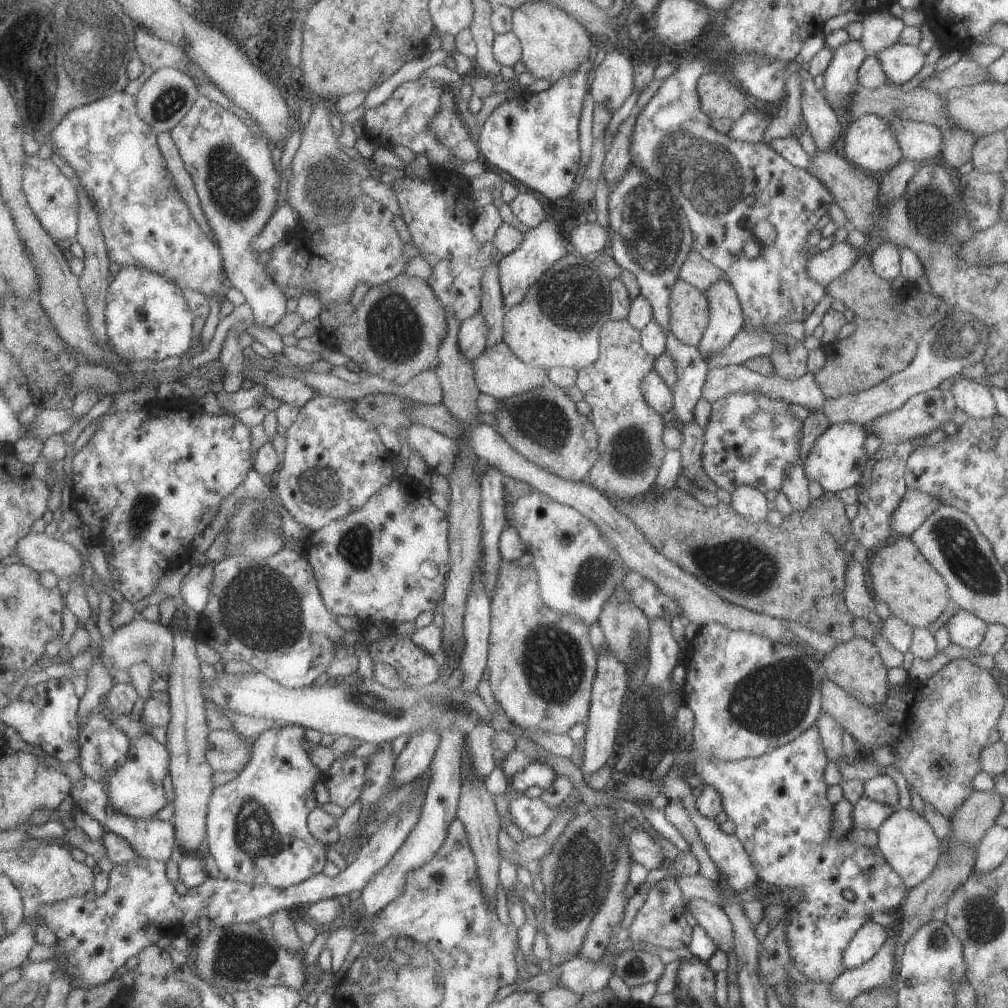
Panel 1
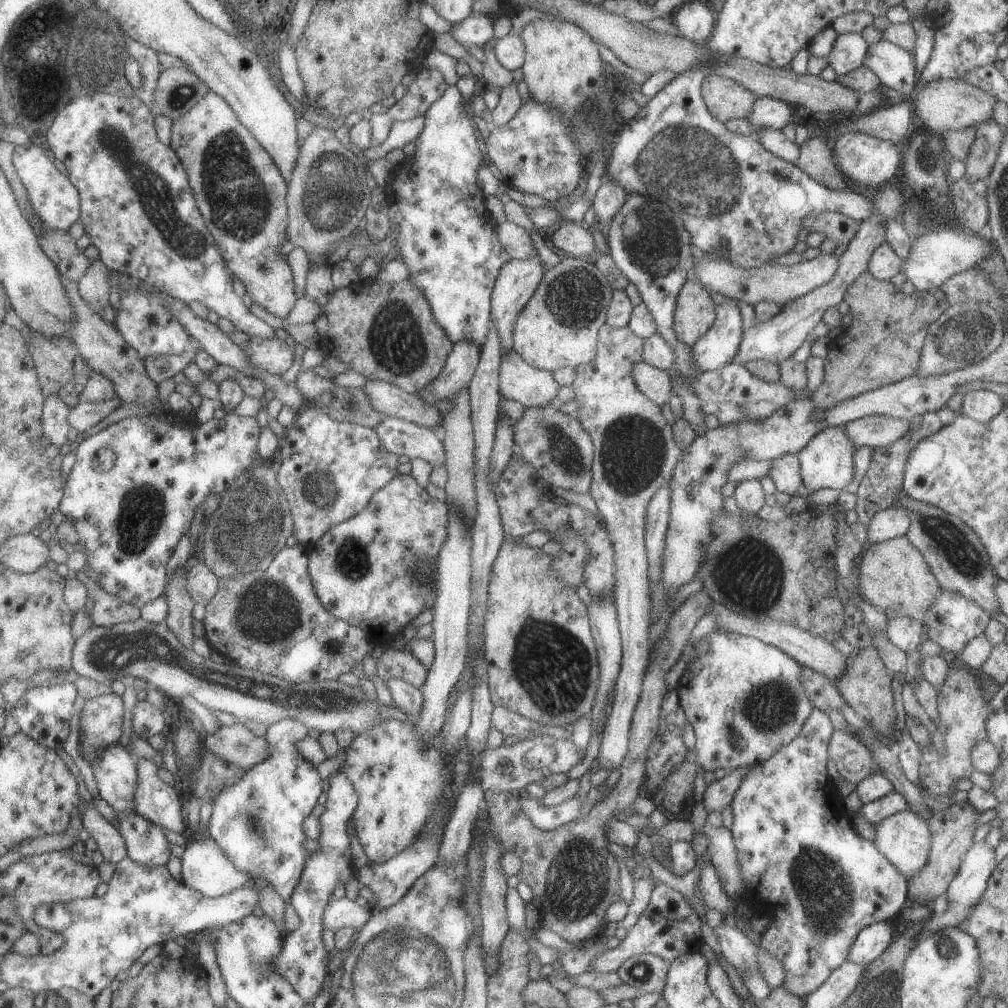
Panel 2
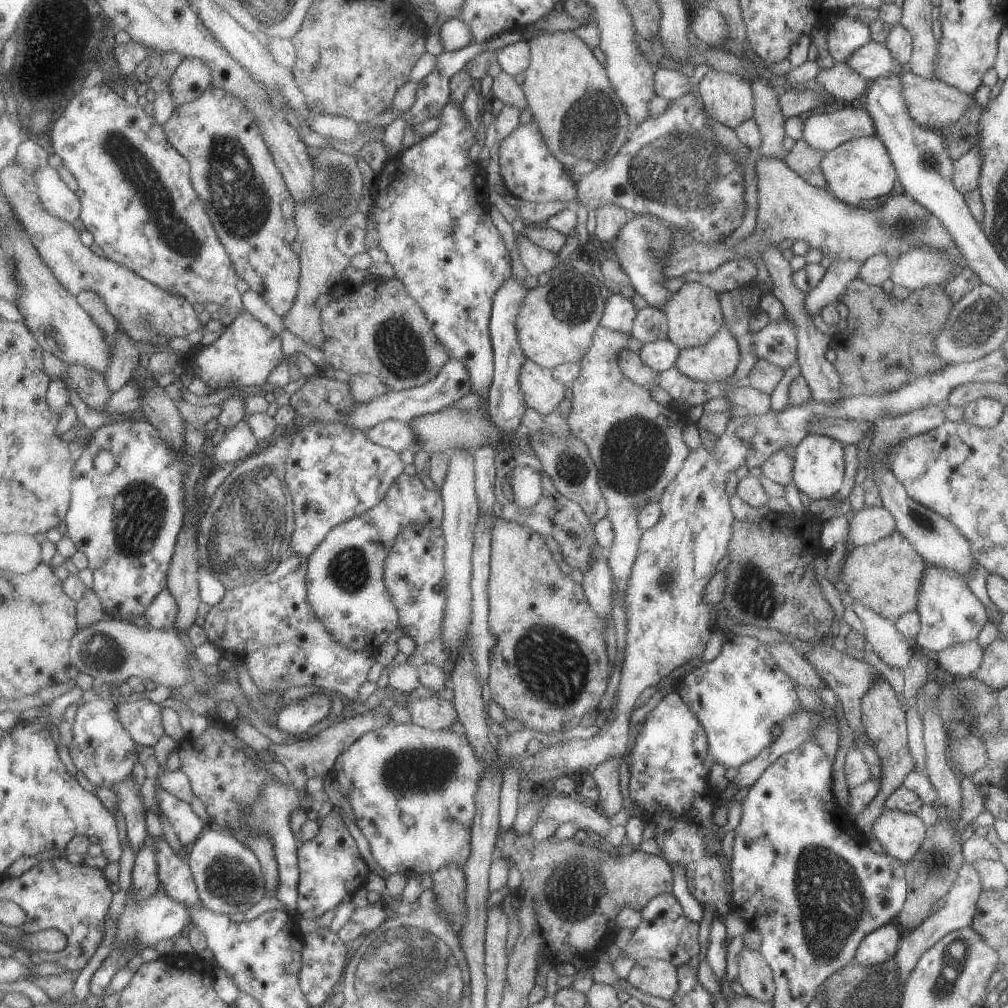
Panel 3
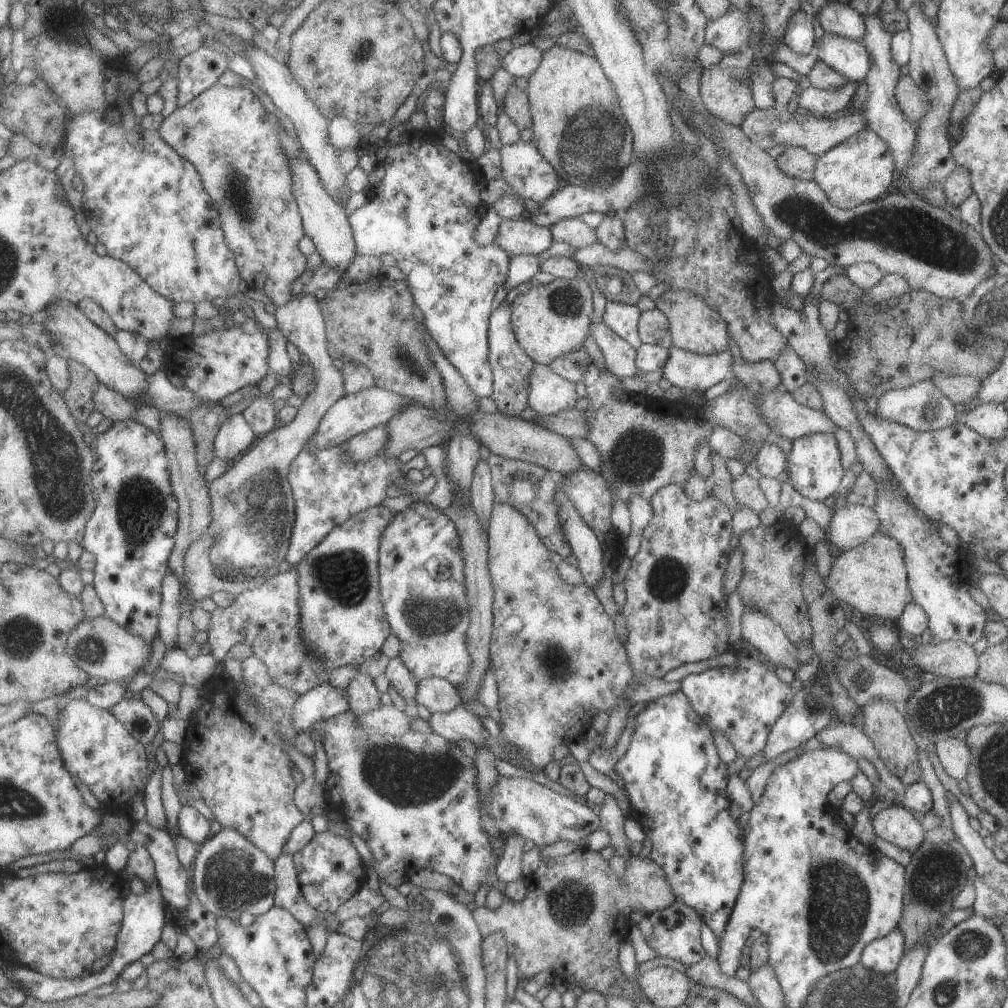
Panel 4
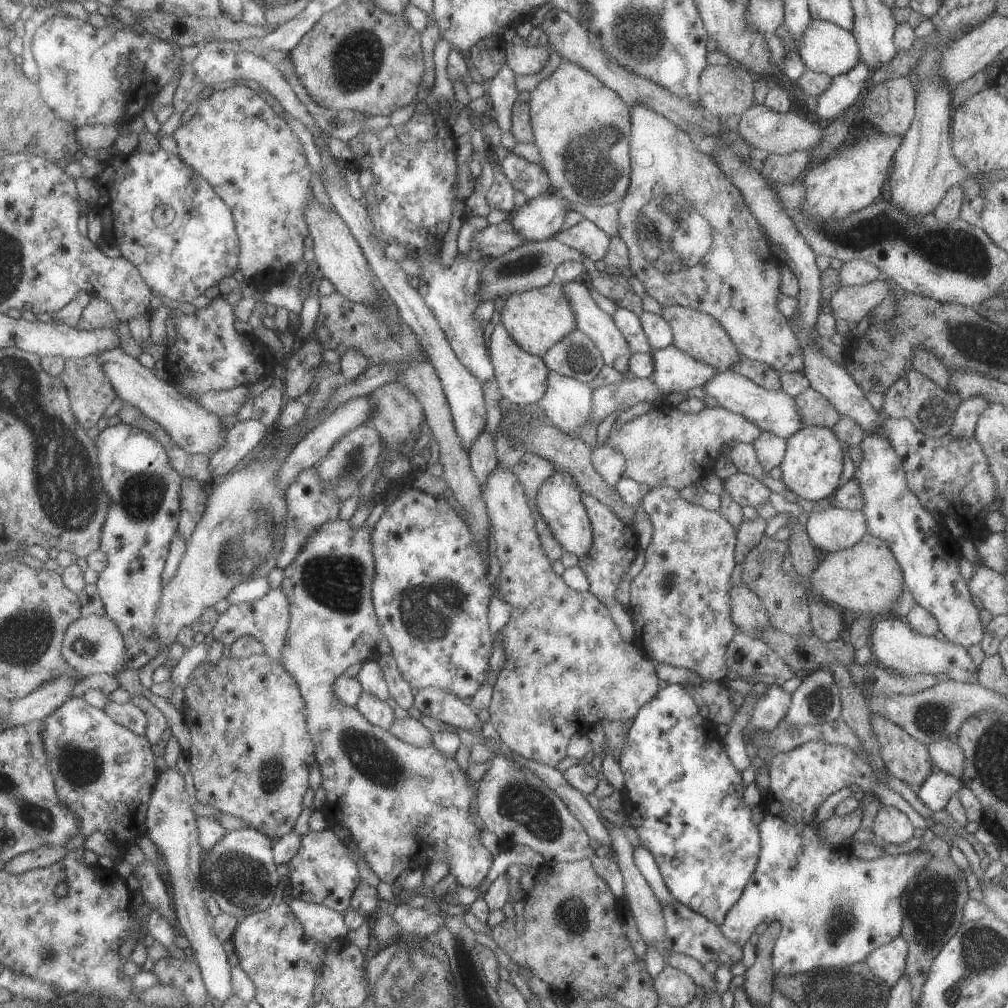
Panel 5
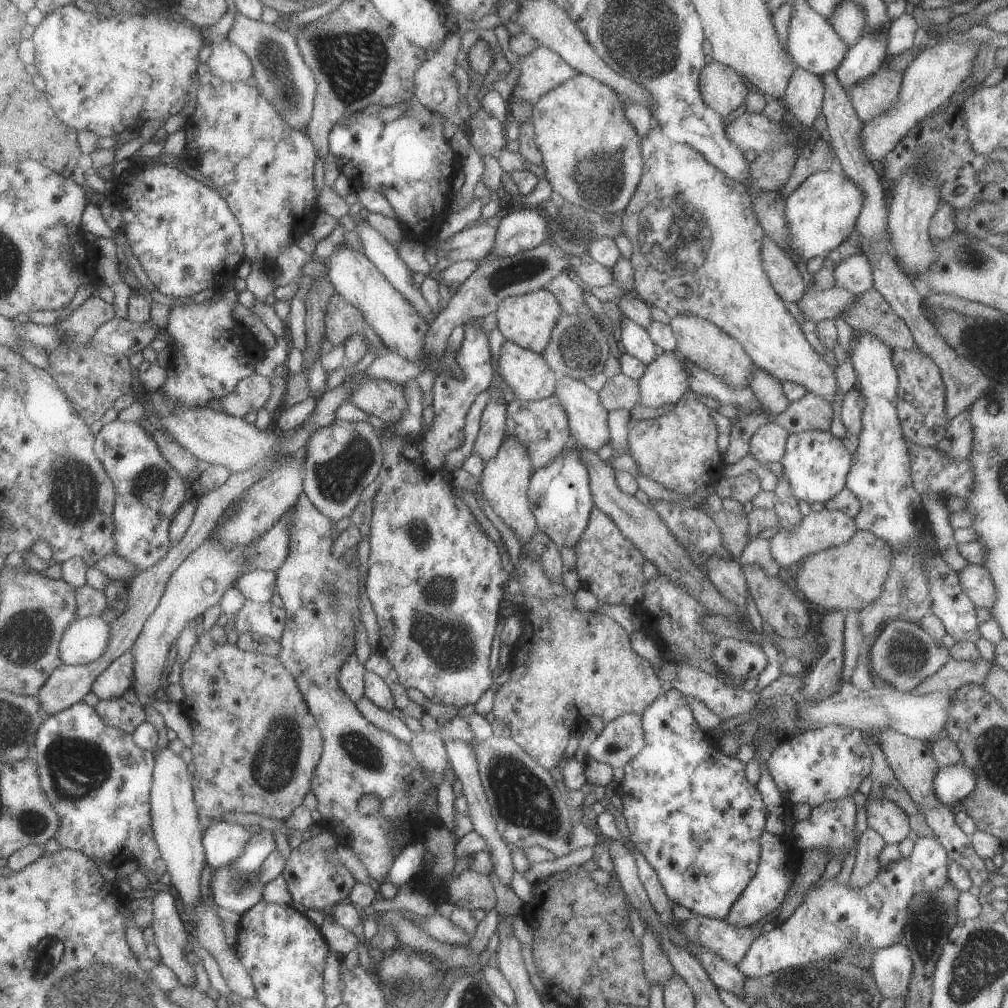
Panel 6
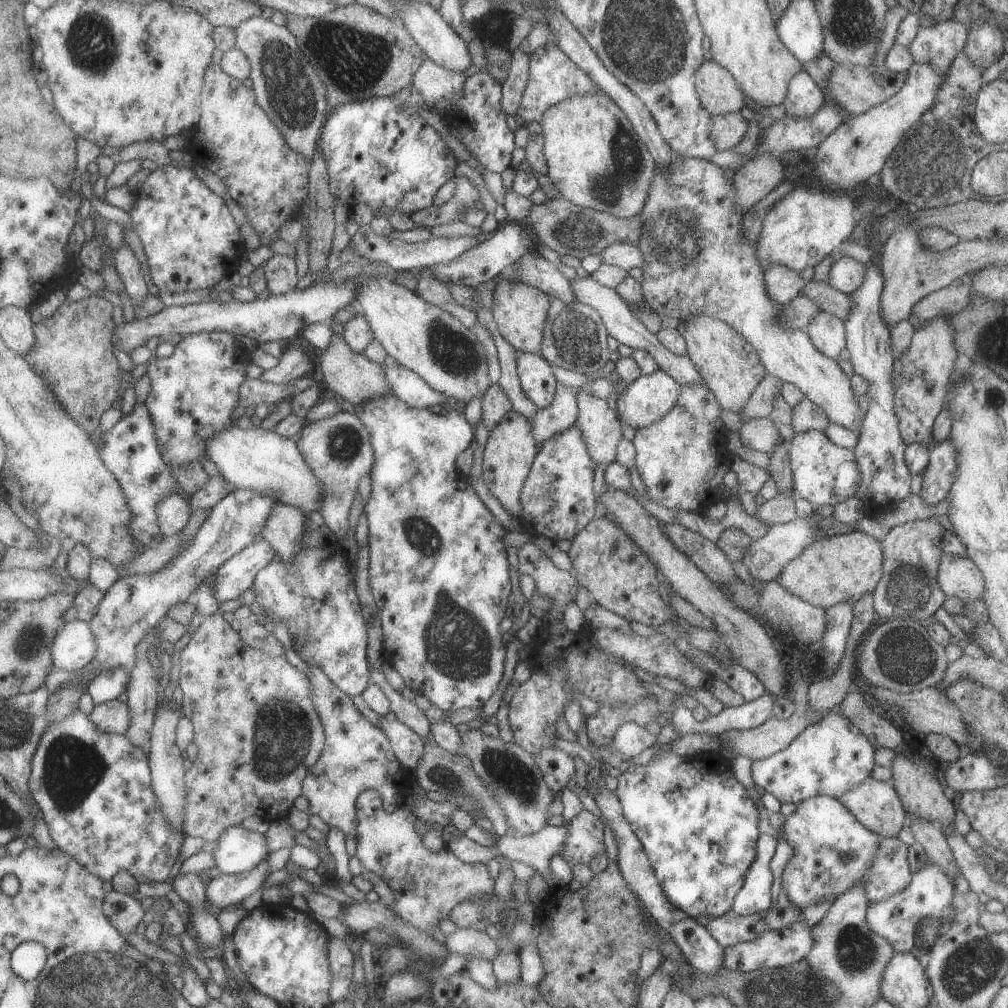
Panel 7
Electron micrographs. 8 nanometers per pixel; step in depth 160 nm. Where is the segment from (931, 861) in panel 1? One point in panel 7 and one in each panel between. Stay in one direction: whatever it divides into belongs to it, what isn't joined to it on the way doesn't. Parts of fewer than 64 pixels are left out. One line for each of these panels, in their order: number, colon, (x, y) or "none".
2: (903, 838)
3: (899, 834)
4: (896, 825)
5: (890, 826)
6: (886, 818)
7: (874, 804)

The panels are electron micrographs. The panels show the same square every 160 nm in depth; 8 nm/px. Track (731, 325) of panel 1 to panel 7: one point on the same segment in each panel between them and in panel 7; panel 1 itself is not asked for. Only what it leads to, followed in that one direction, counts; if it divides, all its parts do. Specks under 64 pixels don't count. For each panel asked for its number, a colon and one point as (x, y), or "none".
2: (717, 347)
3: (717, 359)
4: (686, 371)
5: (673, 371)
6: (664, 380)
7: (644, 401)

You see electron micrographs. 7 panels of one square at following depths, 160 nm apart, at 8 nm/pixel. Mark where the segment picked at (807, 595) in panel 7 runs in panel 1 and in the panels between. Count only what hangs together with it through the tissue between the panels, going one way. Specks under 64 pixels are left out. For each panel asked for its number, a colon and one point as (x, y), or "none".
1: (901, 578)
2: (893, 576)
3: (884, 576)
4: (871, 578)
5: (865, 579)
6: (850, 575)

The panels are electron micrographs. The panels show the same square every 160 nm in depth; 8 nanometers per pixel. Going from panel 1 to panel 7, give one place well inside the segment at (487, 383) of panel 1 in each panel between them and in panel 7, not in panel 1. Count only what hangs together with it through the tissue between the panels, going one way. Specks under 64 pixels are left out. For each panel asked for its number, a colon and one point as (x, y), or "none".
2: (517, 381)
3: (542, 393)
4: (547, 393)
5: (566, 403)
6: (587, 419)
7: (600, 428)

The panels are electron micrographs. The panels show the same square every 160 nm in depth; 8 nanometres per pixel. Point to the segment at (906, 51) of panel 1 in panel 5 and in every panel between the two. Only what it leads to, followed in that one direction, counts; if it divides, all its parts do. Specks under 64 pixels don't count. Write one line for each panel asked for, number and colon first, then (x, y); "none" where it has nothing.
2: (894, 67)
3: (872, 60)
4: (849, 58)
5: (825, 48)

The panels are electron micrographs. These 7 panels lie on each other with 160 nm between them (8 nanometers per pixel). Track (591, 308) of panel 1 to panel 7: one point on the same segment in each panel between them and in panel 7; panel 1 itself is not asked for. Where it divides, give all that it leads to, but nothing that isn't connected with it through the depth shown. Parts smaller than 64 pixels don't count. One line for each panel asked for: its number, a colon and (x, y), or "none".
2: (558, 326)
3: (555, 323)
4: (549, 320)
5: (536, 319)
6: (527, 319)
7: (519, 311)

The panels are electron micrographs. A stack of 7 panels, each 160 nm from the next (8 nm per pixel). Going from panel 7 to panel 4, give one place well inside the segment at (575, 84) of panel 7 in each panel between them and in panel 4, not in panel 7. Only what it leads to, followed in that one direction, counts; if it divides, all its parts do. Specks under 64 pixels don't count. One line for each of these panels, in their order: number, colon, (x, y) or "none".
4: (521, 61)
5: (520, 59)
6: (541, 70)

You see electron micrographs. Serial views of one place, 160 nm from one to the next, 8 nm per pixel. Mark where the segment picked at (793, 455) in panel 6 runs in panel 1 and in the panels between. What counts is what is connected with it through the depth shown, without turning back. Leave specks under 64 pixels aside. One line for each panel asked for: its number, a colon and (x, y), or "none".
1: (835, 461)
2: (825, 461)
3: (818, 465)
4: (813, 464)
5: (811, 468)

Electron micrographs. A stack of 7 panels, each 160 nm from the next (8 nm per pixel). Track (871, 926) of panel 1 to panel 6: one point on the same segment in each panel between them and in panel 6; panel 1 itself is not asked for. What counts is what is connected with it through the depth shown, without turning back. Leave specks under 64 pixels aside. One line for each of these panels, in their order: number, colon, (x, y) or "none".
2: (871, 941)
3: (878, 946)
4: (882, 955)
5: (887, 962)
6: (891, 968)

